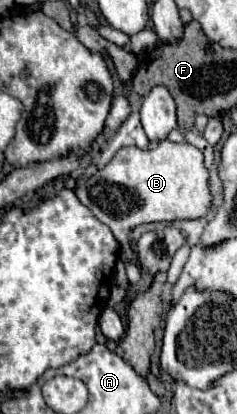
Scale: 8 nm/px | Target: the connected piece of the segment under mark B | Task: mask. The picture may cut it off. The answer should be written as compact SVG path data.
M168 139L160 141L156 149L138 149L138 147L124 147L120 149L112 161L98 169L90 179L86 179L84 185L74 189L76 197L80 199L82 205L86 205L96 219L100 219L104 225L110 227L110 231L116 235L116 239L122 245L122 263L134 263L134 253L132 253L132 243L128 239L128 233L138 227L140 223L150 223L150 221L176 221L176 219L196 219L204 217L206 211L212 207L210 205L210 191L208 191L208 171L204 169L202 153L186 143L172 143Z

